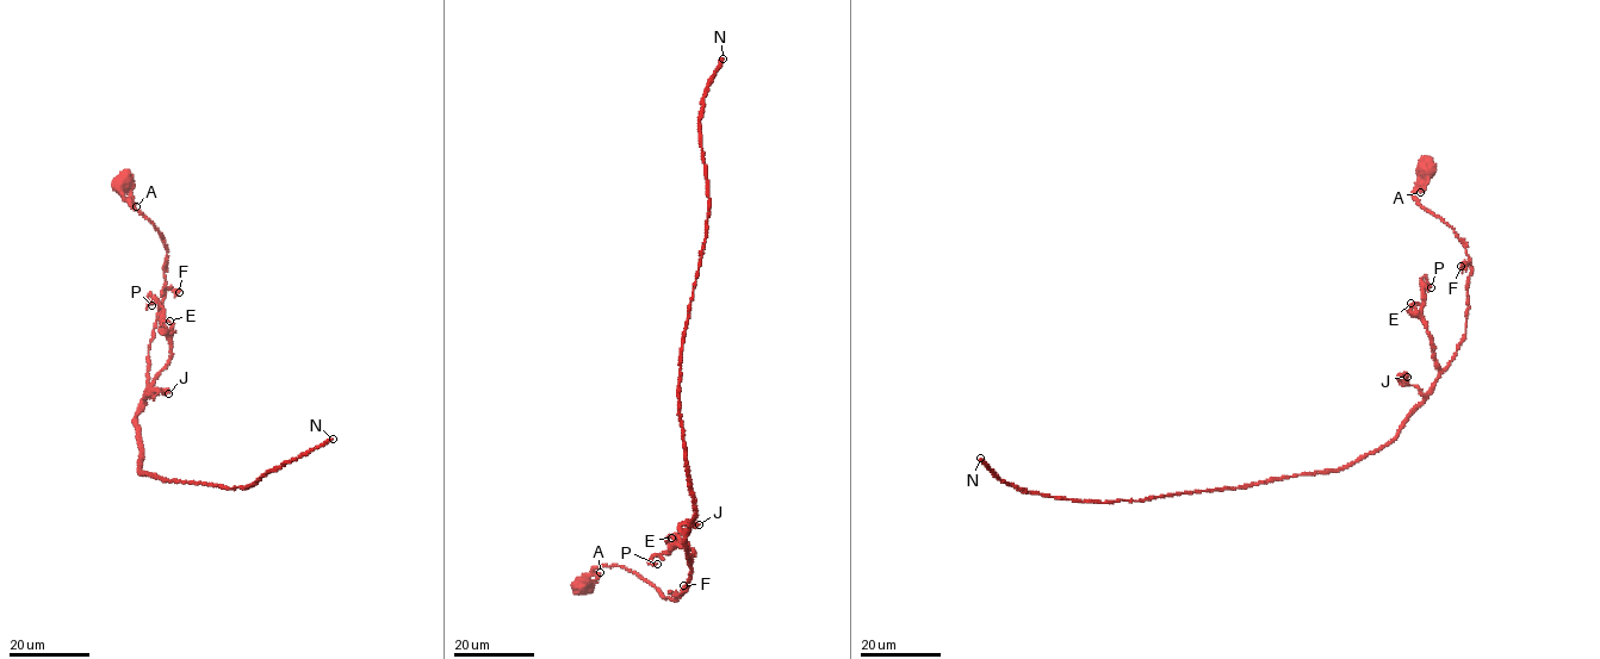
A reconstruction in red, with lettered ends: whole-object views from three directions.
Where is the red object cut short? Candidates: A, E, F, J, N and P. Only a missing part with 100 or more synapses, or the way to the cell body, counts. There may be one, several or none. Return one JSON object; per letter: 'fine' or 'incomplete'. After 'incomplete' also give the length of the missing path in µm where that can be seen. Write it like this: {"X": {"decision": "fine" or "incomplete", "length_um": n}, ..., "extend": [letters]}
{"A": {"decision": "fine"}, "E": {"decision": "fine"}, "F": {"decision": "fine"}, "J": {"decision": "fine"}, "N": {"decision": "incomplete", "length_um": 140}, "P": {"decision": "fine"}, "extend": ["N"]}

